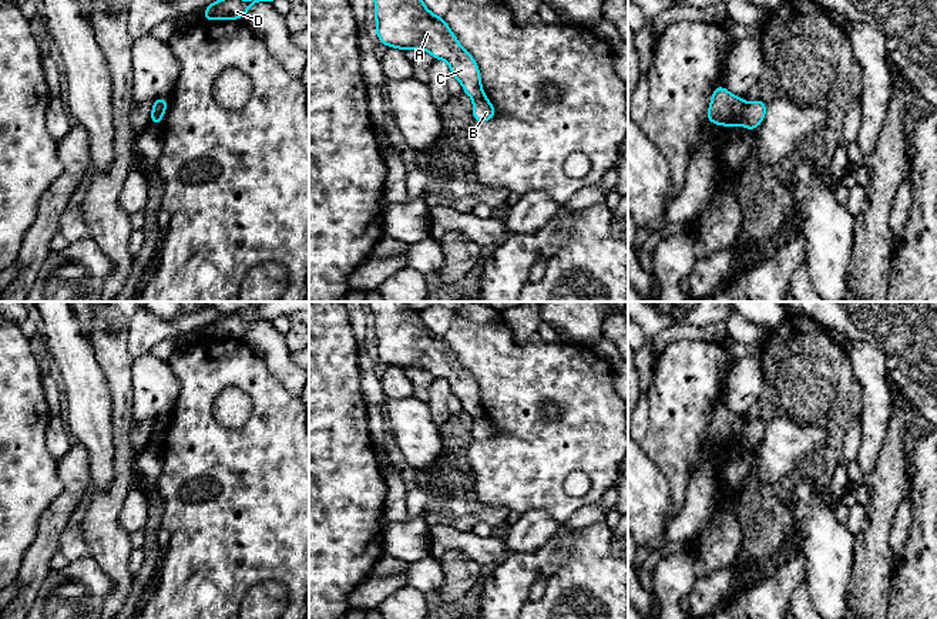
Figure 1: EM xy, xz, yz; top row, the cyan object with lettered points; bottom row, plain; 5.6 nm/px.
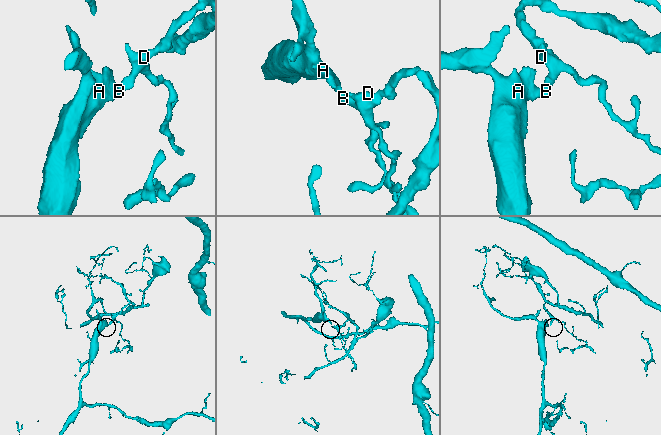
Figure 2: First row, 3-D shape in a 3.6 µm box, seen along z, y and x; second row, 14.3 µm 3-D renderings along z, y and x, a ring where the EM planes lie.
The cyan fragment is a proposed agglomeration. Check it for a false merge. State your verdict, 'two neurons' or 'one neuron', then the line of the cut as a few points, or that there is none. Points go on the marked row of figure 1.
two neurons; cut yz (746, 103), (739, 123)

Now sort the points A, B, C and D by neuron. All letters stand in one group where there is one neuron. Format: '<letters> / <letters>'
A C / B D

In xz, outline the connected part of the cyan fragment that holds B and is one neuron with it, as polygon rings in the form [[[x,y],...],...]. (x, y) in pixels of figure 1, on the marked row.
[[[487,98],[473,100],[474,121],[484,122],[496,117],[496,110]]]

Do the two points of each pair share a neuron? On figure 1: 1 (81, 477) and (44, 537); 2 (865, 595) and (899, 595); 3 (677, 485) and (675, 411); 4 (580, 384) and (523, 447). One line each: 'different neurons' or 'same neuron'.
1: same neuron
2: different neurons
3: same neuron
4: same neuron

